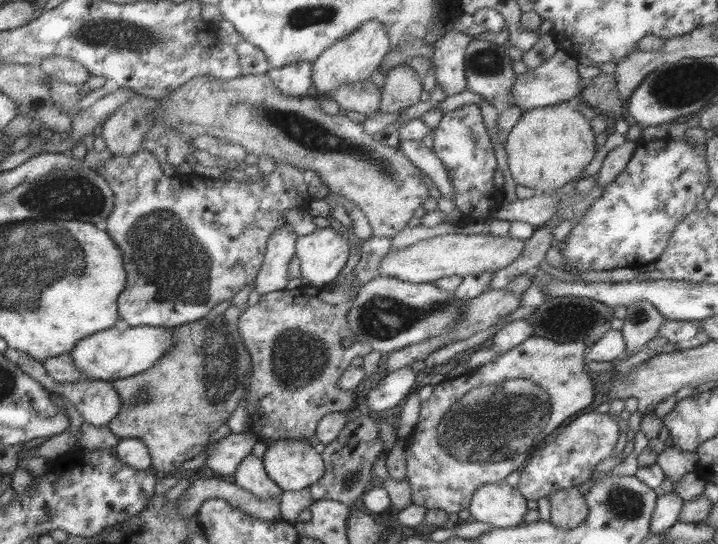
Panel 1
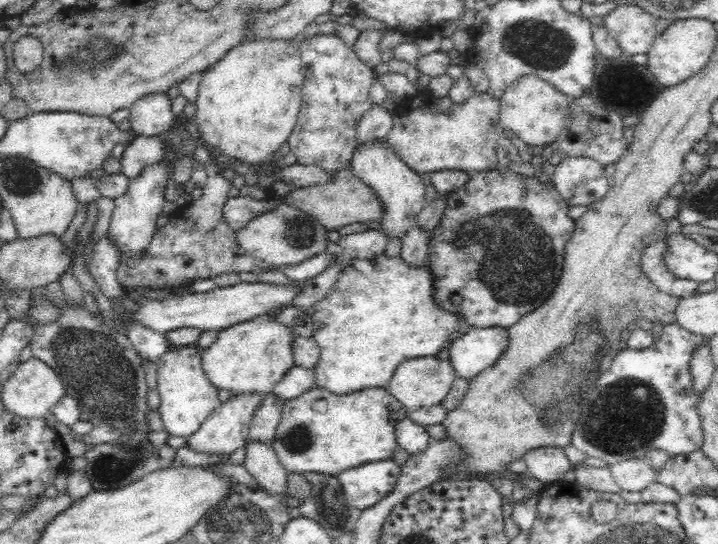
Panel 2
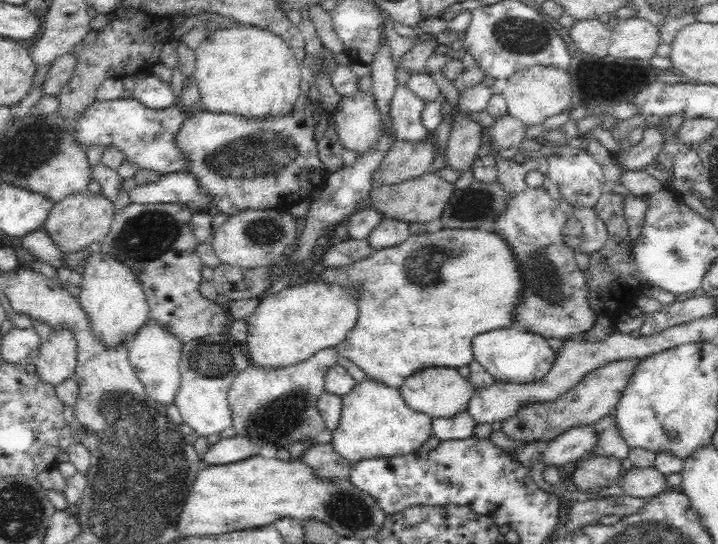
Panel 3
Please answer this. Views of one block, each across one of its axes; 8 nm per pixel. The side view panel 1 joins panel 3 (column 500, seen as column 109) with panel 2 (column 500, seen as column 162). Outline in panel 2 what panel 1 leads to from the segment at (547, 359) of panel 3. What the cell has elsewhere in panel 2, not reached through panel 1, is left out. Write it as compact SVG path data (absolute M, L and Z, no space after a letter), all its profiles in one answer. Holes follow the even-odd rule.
M469 326L450 340L449 361L456 376L469 381L489 366L494 366L506 346L507 329Z

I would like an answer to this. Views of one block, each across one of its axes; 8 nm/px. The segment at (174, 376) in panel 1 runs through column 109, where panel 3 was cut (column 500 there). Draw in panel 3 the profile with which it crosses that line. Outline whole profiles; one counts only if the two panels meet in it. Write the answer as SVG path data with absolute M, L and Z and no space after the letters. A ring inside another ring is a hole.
M632 360L612 361L590 369L572 388L564 391L553 401L530 401L518 407L513 415L495 423L495 427L512 440L552 440L552 438L578 426L593 425L597 420L613 412L614 405L618 402L622 389L627 385L628 379L639 361Z

